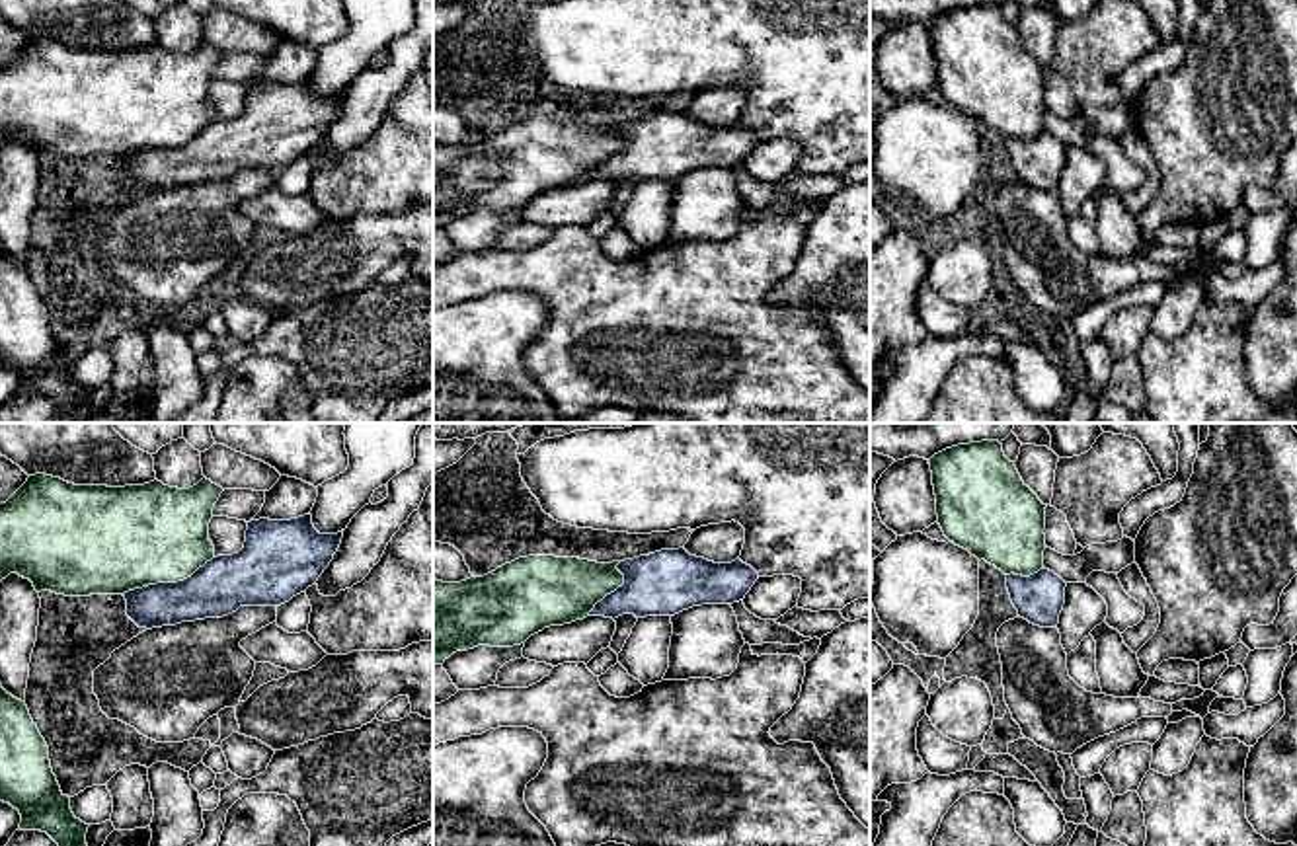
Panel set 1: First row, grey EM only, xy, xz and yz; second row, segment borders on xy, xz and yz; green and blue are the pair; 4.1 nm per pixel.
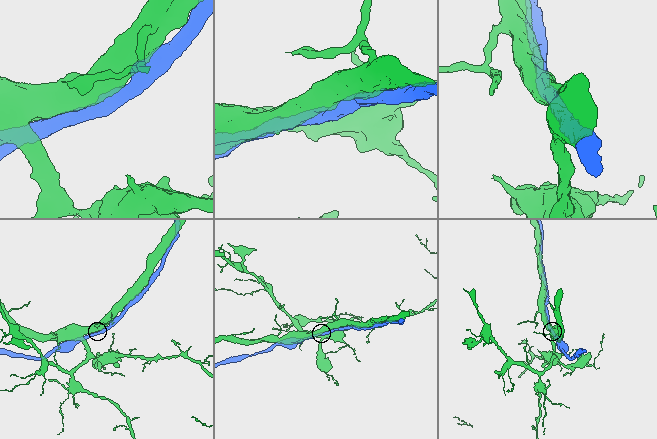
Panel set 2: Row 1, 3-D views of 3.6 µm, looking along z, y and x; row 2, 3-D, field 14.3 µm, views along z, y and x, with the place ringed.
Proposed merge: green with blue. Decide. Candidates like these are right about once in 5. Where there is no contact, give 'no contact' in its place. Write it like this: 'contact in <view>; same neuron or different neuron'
contact in xy; same neuron

